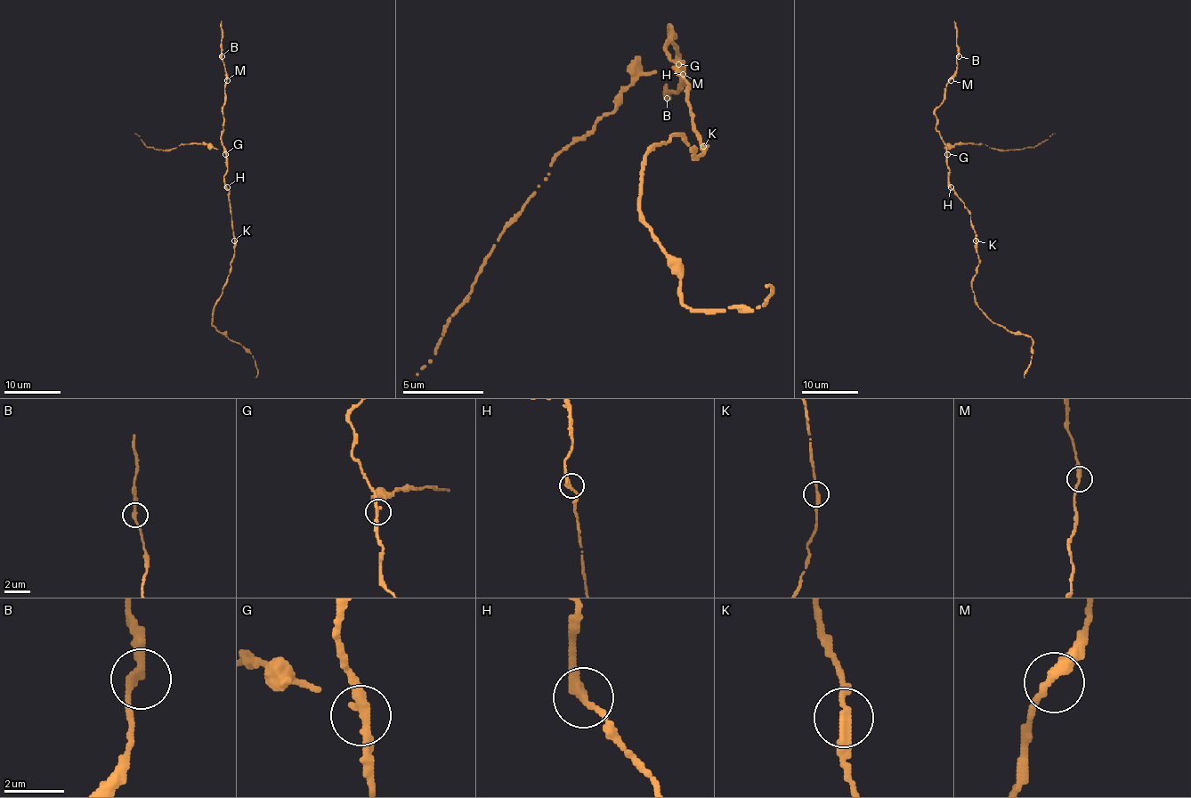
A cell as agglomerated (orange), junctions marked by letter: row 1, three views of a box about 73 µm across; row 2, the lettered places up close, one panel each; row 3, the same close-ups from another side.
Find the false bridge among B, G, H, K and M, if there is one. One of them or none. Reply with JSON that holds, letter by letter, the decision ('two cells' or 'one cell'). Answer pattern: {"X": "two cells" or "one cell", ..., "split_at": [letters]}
{"B": "one cell", "G": "two cells", "H": "one cell", "K": "one cell", "M": "one cell", "split_at": ["G"]}

